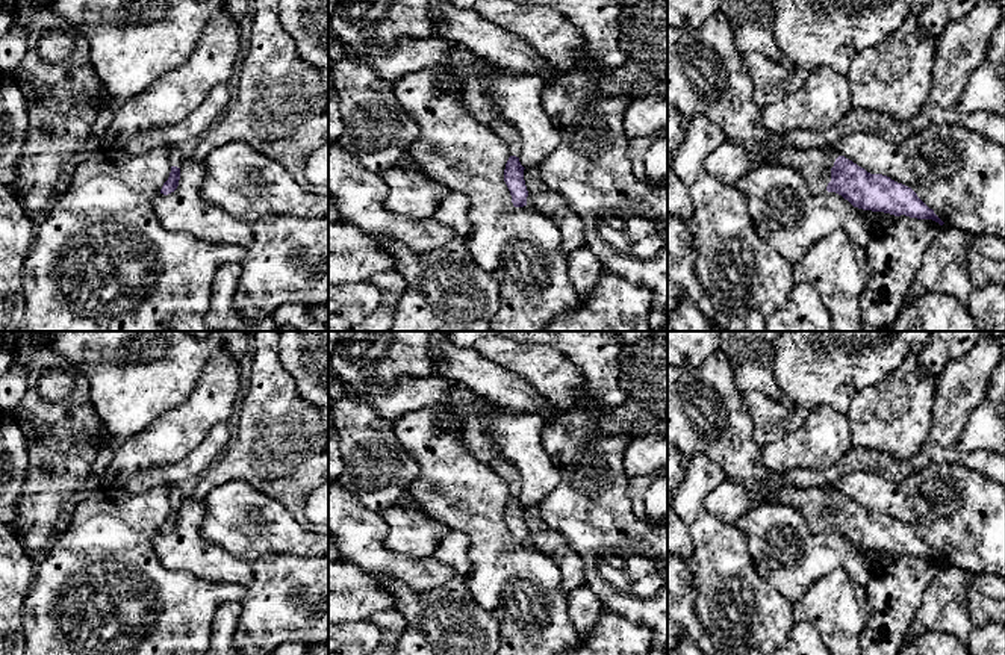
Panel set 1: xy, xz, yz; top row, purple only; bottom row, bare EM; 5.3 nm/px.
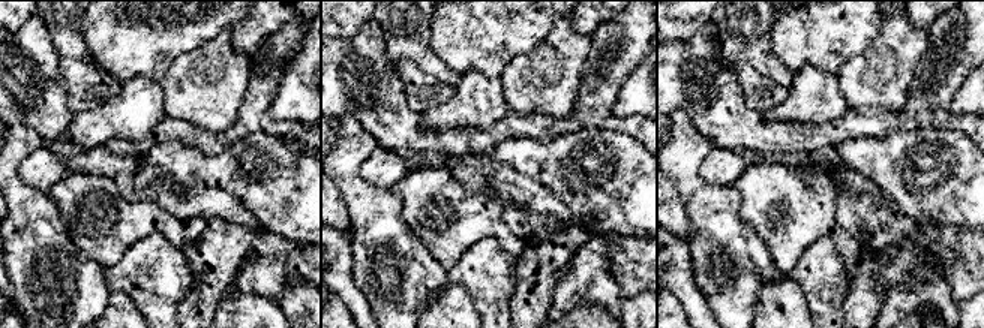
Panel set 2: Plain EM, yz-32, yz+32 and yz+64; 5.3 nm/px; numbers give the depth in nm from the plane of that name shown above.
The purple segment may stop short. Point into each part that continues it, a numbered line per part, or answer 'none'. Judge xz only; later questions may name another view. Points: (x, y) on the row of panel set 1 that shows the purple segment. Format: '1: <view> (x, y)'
1: xz (480, 105)

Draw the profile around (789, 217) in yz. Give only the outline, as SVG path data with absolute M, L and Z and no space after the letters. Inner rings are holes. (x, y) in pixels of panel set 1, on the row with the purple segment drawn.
M761 162L734 185L746 197L746 209L760 237L792 265L798 263L814 242L835 230L843 230L854 244L864 250L873 241L848 200L835 192L814 194L802 174L792 166Z

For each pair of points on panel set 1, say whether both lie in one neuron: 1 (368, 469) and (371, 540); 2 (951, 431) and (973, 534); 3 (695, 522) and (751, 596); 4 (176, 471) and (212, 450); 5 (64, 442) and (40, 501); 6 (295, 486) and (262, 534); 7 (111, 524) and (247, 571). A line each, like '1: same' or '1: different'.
1: different
2: different
3: same
4: same
5: same
6: different
7: different

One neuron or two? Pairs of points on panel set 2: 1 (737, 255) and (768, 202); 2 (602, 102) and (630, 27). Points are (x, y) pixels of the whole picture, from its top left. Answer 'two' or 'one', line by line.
1: two
2: one

